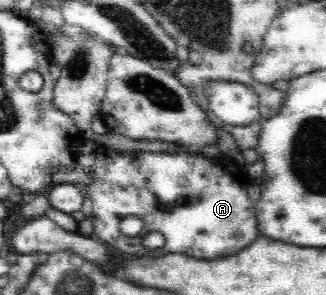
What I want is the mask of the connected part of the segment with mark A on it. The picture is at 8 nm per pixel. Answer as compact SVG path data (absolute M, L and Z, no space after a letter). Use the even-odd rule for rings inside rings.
M100 147L96 183L88 187L94 201L94 231L103 242L110 243L115 251L131 253L135 256L163 256L169 253L190 255L196 259L214 259L220 255L234 255L246 247L258 231L258 221L252 201L248 199L244 187L234 177L234 167L226 171L221 163L194 152L146 152L120 151ZM126 217L139 217L144 221L143 232L138 237L130 237L120 232L120 223ZM148 233L160 233L164 245L151 249L142 241Z

